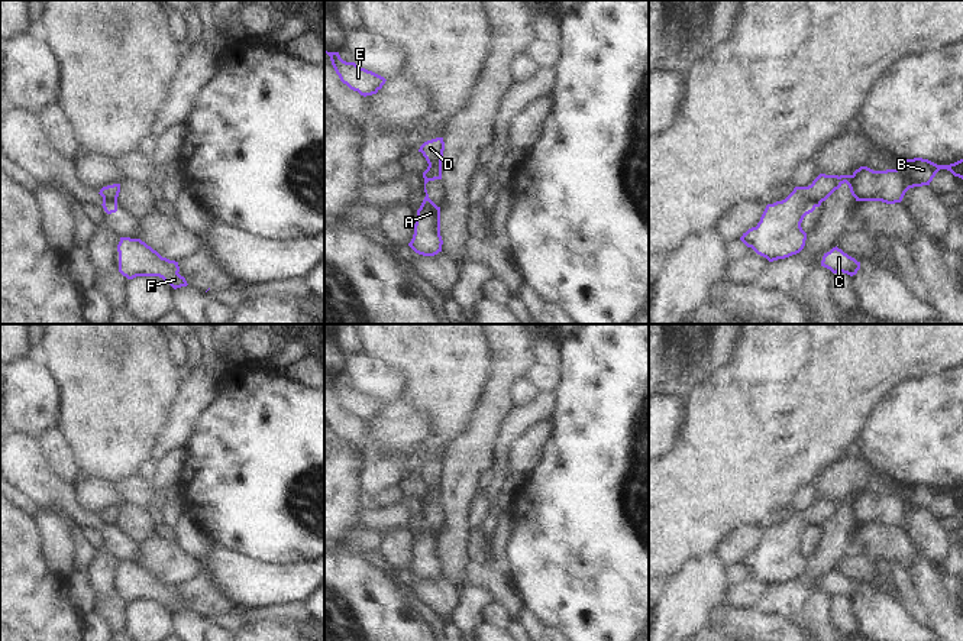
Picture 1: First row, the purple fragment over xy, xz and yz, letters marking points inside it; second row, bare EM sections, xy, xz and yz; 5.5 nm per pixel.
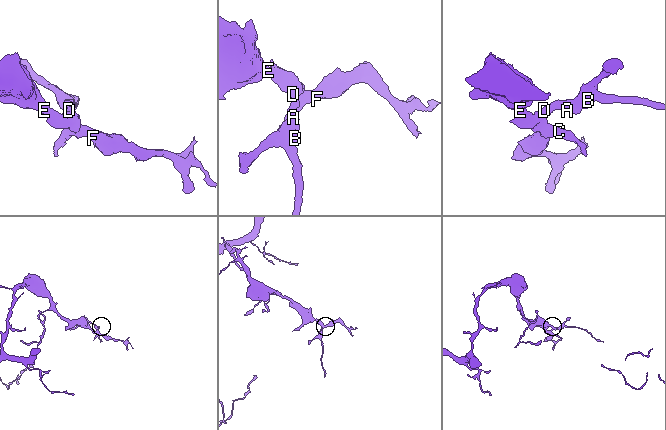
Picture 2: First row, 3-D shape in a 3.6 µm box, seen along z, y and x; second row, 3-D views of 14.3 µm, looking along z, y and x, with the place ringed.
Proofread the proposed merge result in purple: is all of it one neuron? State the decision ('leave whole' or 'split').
leave whole

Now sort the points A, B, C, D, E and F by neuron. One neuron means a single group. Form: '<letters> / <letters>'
A B C D E F

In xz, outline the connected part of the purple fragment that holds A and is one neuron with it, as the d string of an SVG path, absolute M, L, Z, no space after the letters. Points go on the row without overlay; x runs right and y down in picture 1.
M436 462L424 466L419 476L423 477L429 491L423 496L426 521L417 534L414 559L408 570L419 579L434 580L442 576L440 560L440 531L437 531L427 518L426 508L429 505L442 504L445 466L443 462Z

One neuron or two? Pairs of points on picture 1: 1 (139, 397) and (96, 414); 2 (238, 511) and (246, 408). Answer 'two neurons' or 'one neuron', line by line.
1: one neuron
2: one neuron

